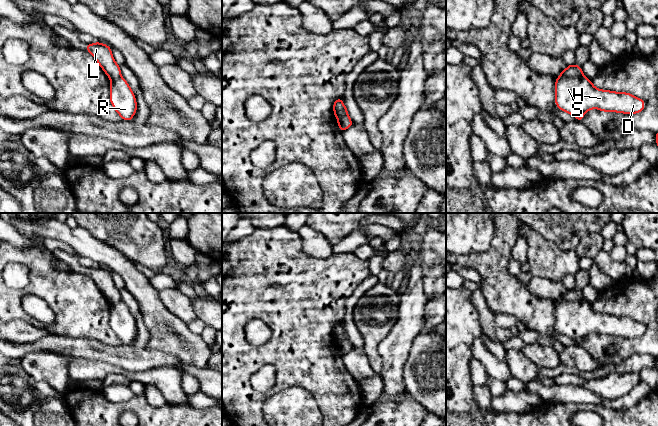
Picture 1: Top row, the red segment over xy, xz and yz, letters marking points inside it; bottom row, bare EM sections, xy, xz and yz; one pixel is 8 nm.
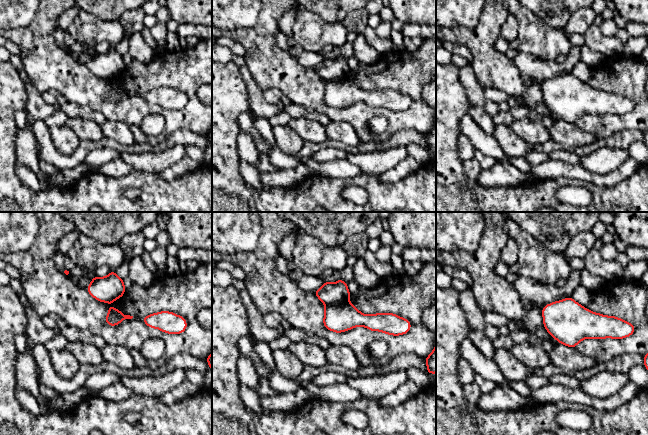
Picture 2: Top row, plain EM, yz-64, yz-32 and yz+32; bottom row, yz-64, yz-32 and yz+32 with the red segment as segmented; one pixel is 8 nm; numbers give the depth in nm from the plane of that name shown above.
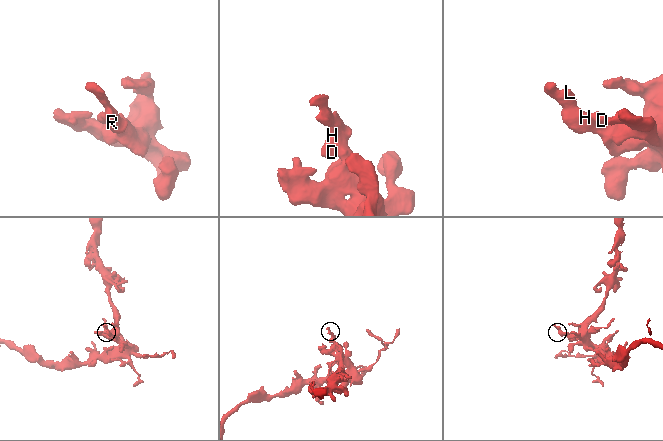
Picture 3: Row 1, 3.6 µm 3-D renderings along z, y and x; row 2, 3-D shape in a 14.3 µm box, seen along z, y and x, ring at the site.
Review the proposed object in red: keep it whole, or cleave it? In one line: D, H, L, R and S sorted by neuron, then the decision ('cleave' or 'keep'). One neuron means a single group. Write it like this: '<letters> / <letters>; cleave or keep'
D H R S / L; cleave

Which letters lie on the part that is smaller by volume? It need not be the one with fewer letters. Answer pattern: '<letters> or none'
L

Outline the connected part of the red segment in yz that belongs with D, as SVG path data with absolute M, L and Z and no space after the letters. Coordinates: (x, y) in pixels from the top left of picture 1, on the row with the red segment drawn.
M583 75L555 80L555 104L581 122L584 114L594 108L605 112L636 114L645 107L643 99L627 92L598 89Z

